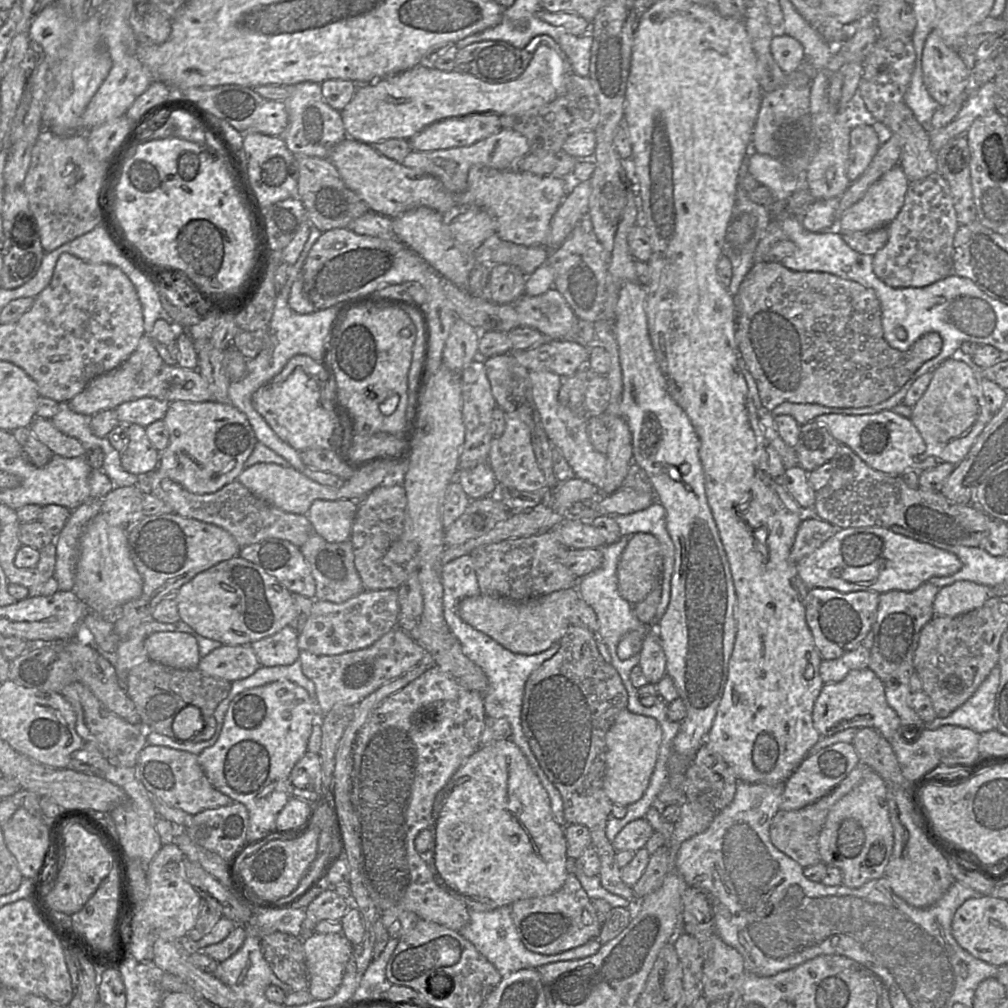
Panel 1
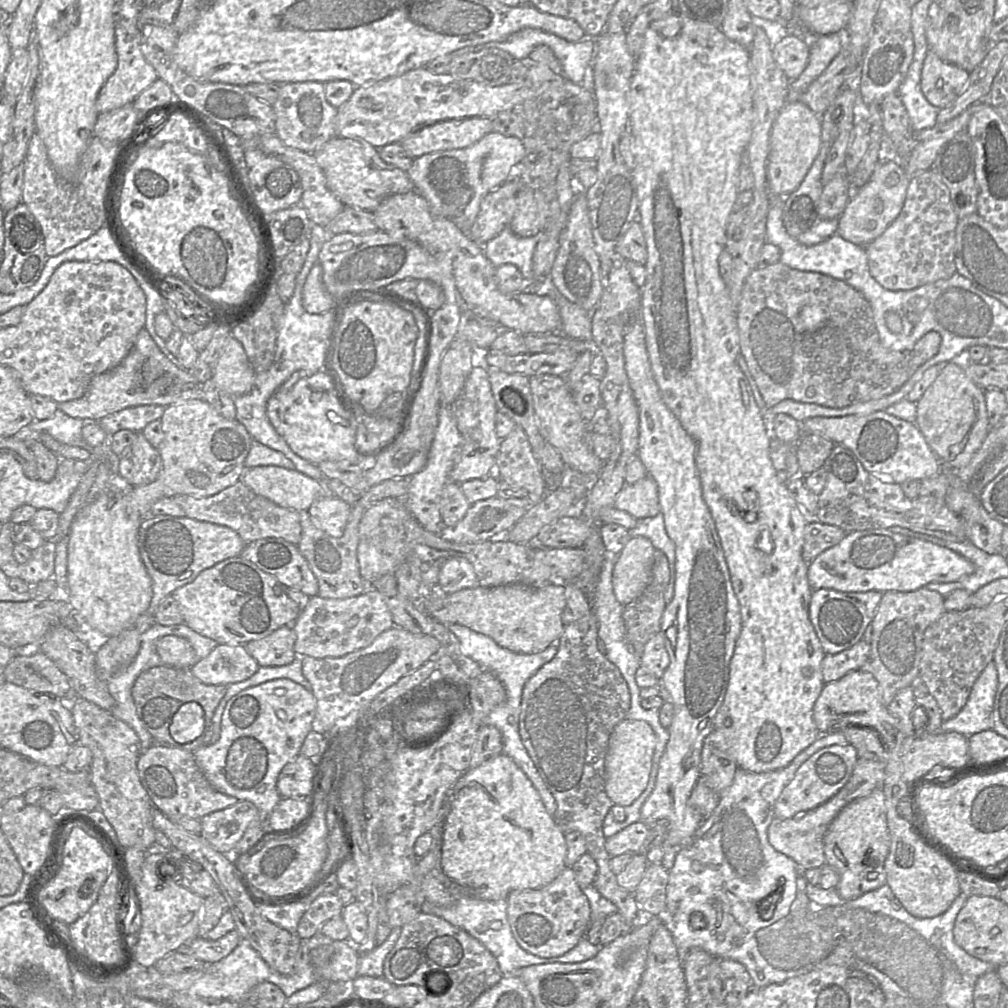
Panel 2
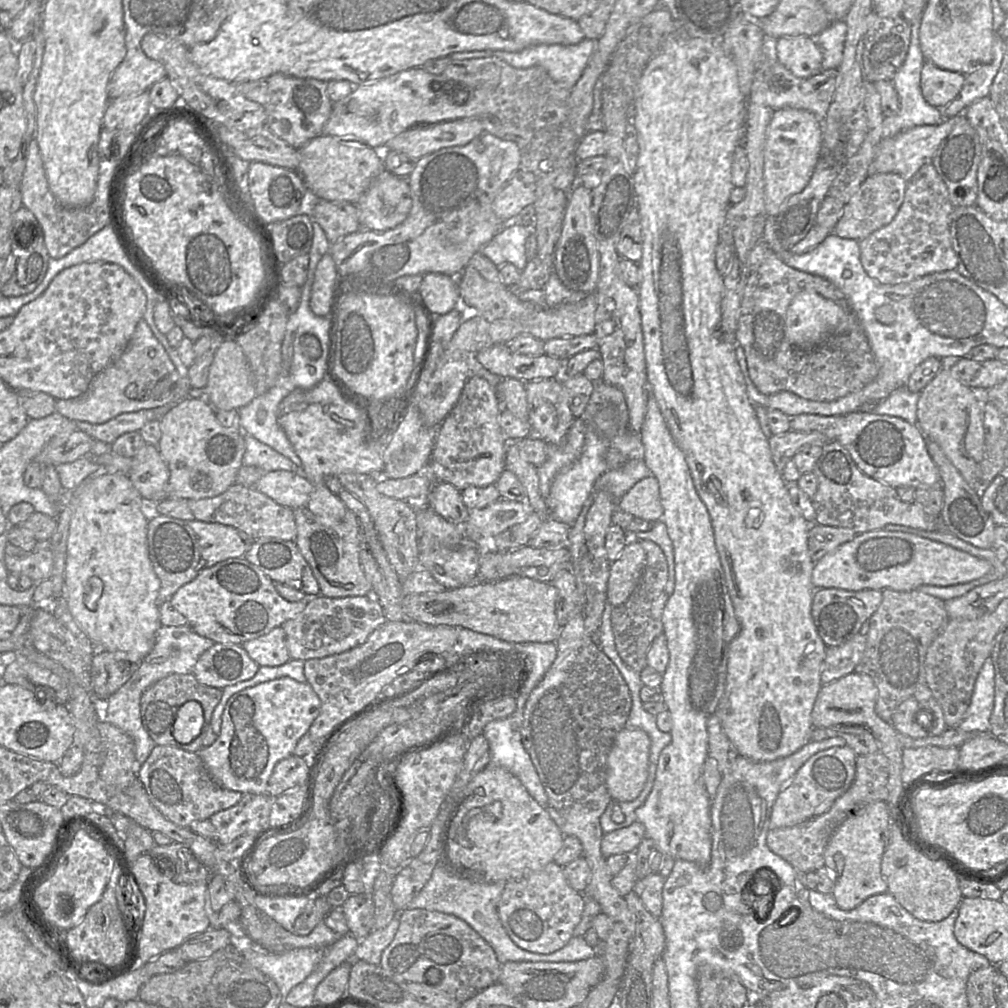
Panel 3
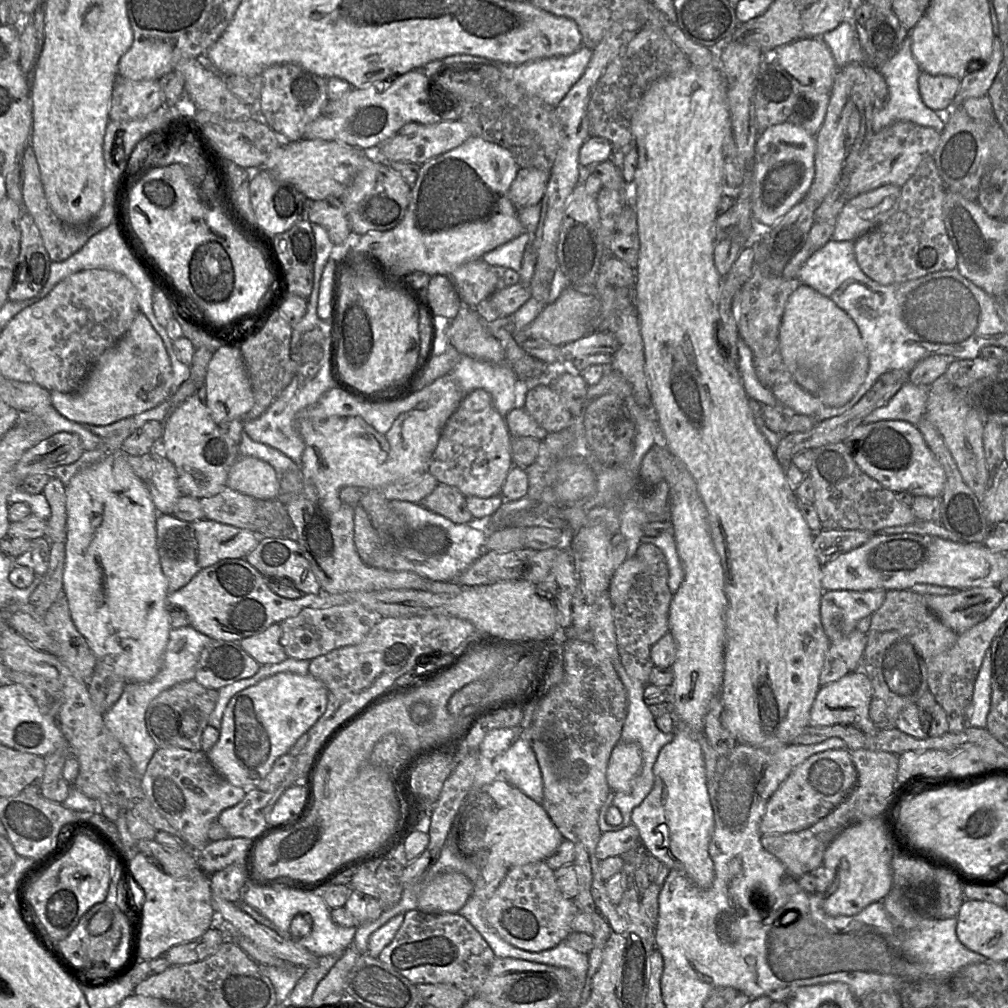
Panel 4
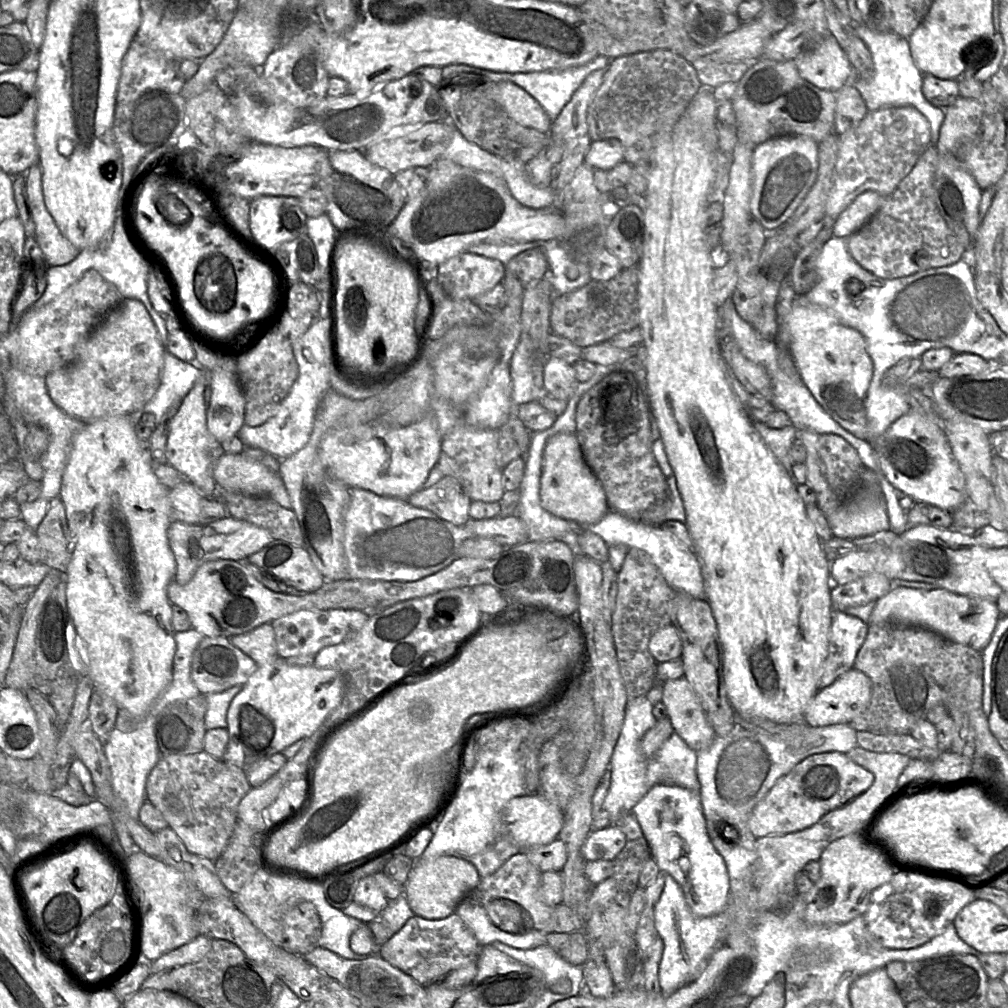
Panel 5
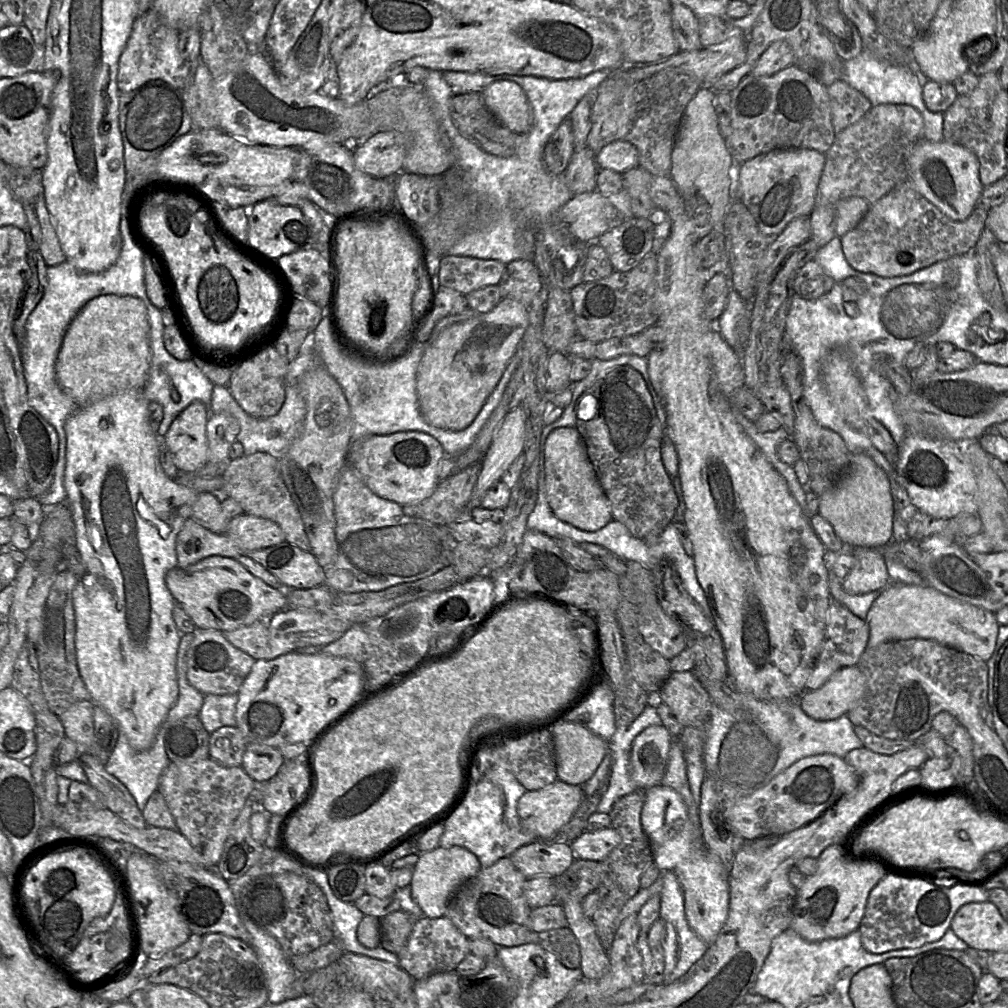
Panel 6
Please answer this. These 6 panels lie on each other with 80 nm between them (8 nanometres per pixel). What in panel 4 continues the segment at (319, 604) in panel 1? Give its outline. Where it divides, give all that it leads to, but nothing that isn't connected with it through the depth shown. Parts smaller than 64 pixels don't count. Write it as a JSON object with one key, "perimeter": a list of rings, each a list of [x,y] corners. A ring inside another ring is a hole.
{"perimeter":[[[358,604],[333,606],[325,609],[303,609],[297,616],[279,623],[280,644],[289,658],[312,660],[335,649],[359,644],[371,628],[382,619],[381,615]]]}

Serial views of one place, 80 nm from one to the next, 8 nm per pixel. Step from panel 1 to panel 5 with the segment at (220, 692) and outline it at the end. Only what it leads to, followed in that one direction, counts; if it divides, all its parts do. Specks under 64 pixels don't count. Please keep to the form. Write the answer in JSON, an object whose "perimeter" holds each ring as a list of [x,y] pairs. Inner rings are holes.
{"perimeter":[[[206,695],[174,702],[157,717],[155,737],[162,756],[188,755],[203,751]]]}

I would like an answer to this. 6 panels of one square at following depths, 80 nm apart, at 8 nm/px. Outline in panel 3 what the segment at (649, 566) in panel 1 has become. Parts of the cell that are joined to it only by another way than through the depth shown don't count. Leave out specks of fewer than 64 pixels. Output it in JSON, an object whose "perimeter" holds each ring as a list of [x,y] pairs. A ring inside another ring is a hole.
{"perimeter":[[[634,540],[627,543],[618,558],[610,564],[610,573],[607,583],[607,600],[613,607],[622,605],[628,600],[641,578],[645,563],[645,552],[640,542]]]}

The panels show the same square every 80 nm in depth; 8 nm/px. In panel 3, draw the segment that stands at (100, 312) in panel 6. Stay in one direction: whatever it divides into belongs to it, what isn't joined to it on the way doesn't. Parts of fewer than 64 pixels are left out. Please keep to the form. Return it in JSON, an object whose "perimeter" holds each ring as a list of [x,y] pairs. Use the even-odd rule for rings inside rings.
{"perimeter":[[[142,319],[120,357],[94,376],[83,395],[72,399],[57,399],[55,410],[73,421],[102,424],[122,413],[154,409],[186,397],[204,397],[204,390],[193,391],[189,378],[179,374],[164,347]]]}

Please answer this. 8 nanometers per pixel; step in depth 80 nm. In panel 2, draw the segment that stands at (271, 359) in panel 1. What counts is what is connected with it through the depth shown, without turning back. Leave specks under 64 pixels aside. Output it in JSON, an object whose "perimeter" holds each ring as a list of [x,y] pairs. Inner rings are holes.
{"perimeter":[[[312,224],[309,251],[302,269],[296,275],[293,295],[289,302],[284,304],[284,312],[280,319],[280,329],[277,334],[273,362],[267,370],[255,374],[253,387],[248,393],[234,397],[236,420],[244,425],[252,438],[282,453],[294,464],[295,470],[318,482],[322,482],[322,479],[326,476],[318,469],[317,465],[306,461],[292,451],[270,423],[266,413],[266,407],[269,398],[295,372],[304,372],[307,375],[312,375],[324,369],[323,362],[327,349],[332,313],[331,311],[323,314],[309,314],[306,312],[302,306],[302,292],[307,276],[314,264],[318,262],[319,253],[328,239],[329,233],[326,228]]]}

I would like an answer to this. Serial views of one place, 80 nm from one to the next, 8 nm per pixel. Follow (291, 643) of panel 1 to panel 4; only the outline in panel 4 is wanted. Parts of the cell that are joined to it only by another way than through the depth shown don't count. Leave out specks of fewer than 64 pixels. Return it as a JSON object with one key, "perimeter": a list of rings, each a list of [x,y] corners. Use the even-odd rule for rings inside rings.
{"perimeter":[[[273,624],[257,635],[240,640],[238,644],[260,666],[277,664],[288,658],[280,638],[280,625]]]}

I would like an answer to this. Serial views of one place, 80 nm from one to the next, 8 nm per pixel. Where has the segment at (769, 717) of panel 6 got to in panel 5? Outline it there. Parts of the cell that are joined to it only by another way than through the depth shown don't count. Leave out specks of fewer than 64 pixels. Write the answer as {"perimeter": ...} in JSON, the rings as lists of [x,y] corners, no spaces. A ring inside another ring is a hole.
{"perimeter":[[[737,721],[729,734],[715,737],[707,749],[697,753],[696,773],[706,830],[725,861],[730,886],[733,881],[749,879],[757,860],[757,838],[748,826],[755,806],[782,776],[806,757],[824,752],[847,754],[857,746],[856,733],[850,724],[806,726],[806,742],[801,747],[792,747],[763,732],[753,721]]]}

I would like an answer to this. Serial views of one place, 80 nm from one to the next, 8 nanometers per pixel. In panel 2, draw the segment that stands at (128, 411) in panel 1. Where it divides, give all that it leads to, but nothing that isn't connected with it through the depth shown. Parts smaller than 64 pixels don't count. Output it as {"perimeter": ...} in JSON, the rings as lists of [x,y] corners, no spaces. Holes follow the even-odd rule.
{"perimeter":[[[139,405],[124,408],[111,413],[97,422],[110,438],[116,432],[128,429],[133,432],[142,432],[147,424],[154,420],[160,420],[168,406]]]}

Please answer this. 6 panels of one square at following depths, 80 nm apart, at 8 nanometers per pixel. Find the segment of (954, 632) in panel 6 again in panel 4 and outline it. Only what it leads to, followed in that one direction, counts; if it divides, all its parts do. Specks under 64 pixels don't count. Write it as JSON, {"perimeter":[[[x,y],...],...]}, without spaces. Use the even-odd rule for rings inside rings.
{"perimeter":[[[998,586],[975,587],[947,596],[924,596],[929,609],[957,634],[988,618],[1005,597]]]}

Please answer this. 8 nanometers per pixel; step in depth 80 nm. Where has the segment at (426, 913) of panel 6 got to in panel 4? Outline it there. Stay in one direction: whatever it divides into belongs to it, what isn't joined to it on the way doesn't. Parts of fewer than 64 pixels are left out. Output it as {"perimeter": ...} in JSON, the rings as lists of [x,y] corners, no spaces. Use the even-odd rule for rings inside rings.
{"perimeter":[[[450,872],[439,875],[422,889],[417,909],[428,914],[458,912],[472,890],[472,883],[461,873]]]}

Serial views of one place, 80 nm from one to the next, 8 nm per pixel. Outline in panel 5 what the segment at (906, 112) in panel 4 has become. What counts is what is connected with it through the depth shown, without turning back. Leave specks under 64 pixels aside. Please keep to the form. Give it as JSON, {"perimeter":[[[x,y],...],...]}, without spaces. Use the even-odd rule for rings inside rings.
{"perimeter":[[[855,25],[855,32],[867,48],[871,49],[870,53],[874,66],[873,77],[870,79],[857,78],[854,82],[854,86],[863,97],[868,111],[875,111],[884,107],[912,106],[916,108],[928,121],[931,141],[935,145],[945,119],[945,109],[932,106],[923,96],[924,74],[912,57],[909,40],[893,32],[874,32],[866,25]]]}

